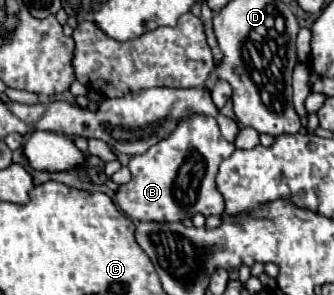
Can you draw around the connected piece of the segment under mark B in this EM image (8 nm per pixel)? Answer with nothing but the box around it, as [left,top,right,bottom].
[115,112,235,222]

